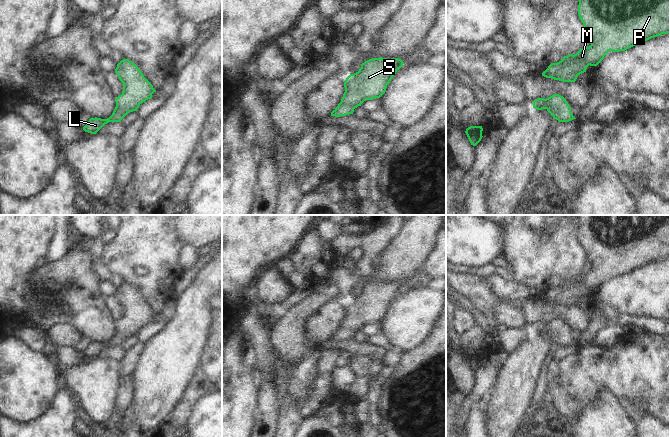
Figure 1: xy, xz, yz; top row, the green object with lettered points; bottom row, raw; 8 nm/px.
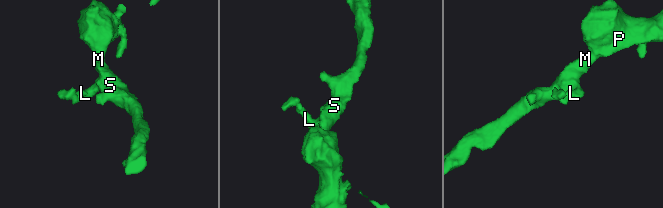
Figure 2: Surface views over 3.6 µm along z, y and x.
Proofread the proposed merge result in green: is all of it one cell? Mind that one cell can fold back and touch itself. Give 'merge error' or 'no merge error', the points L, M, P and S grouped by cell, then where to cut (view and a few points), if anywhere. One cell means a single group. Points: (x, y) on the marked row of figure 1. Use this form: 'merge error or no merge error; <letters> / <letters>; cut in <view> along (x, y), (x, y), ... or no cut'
no merge error; L M P S; no cut

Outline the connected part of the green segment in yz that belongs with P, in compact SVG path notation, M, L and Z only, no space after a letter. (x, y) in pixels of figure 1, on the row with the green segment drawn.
M579 0L578 15L591 45L551 63L542 73L546 78L575 82L587 67L597 66L609 52L625 51L651 38L670 33L670 0Z

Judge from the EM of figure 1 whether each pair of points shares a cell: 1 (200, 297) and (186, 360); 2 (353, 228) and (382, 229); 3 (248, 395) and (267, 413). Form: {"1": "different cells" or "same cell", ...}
{"1": "same cell", "2": "different cells", "3": "different cells"}

